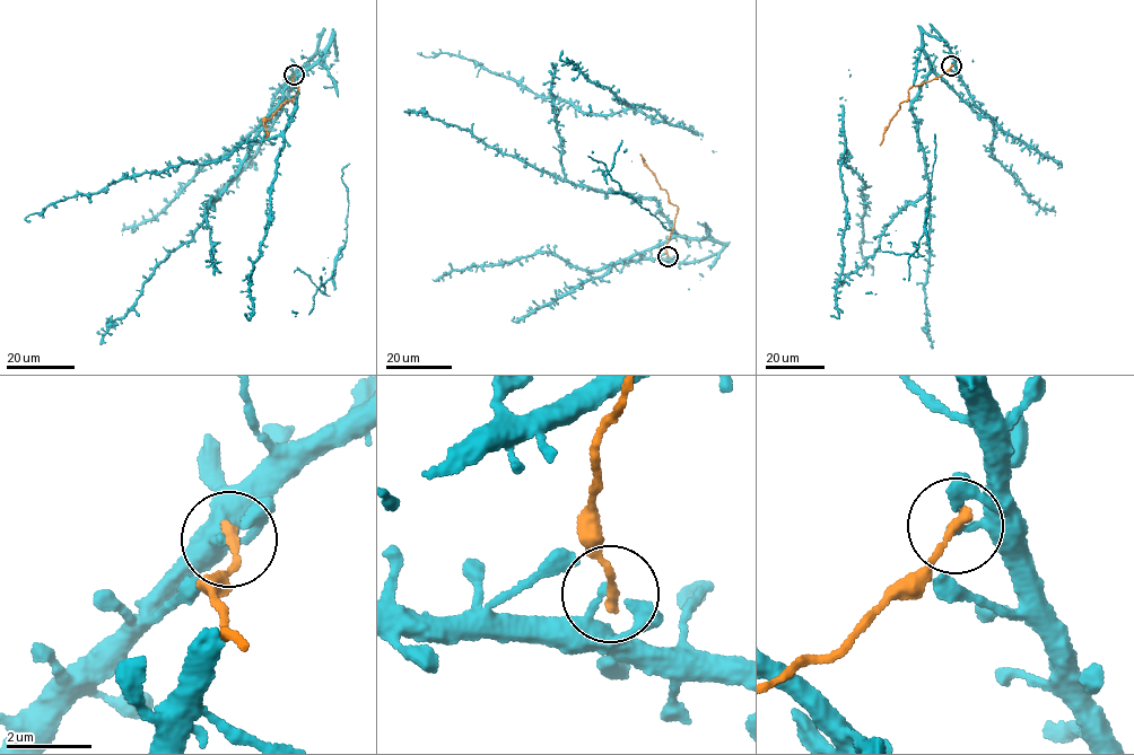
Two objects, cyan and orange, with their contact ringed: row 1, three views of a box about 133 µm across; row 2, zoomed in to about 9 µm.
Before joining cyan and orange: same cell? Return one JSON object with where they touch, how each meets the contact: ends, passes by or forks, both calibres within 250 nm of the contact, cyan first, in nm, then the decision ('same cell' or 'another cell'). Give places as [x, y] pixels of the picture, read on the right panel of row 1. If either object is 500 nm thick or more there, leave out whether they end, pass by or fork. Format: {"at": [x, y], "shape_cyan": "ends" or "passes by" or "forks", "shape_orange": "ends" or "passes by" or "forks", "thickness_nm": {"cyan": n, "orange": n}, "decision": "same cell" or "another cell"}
{"at": [951, 66], "shape_cyan": "ends", "shape_orange": "ends", "thickness_nm": {"cyan": 240, "orange": 240}, "decision": "another cell"}

